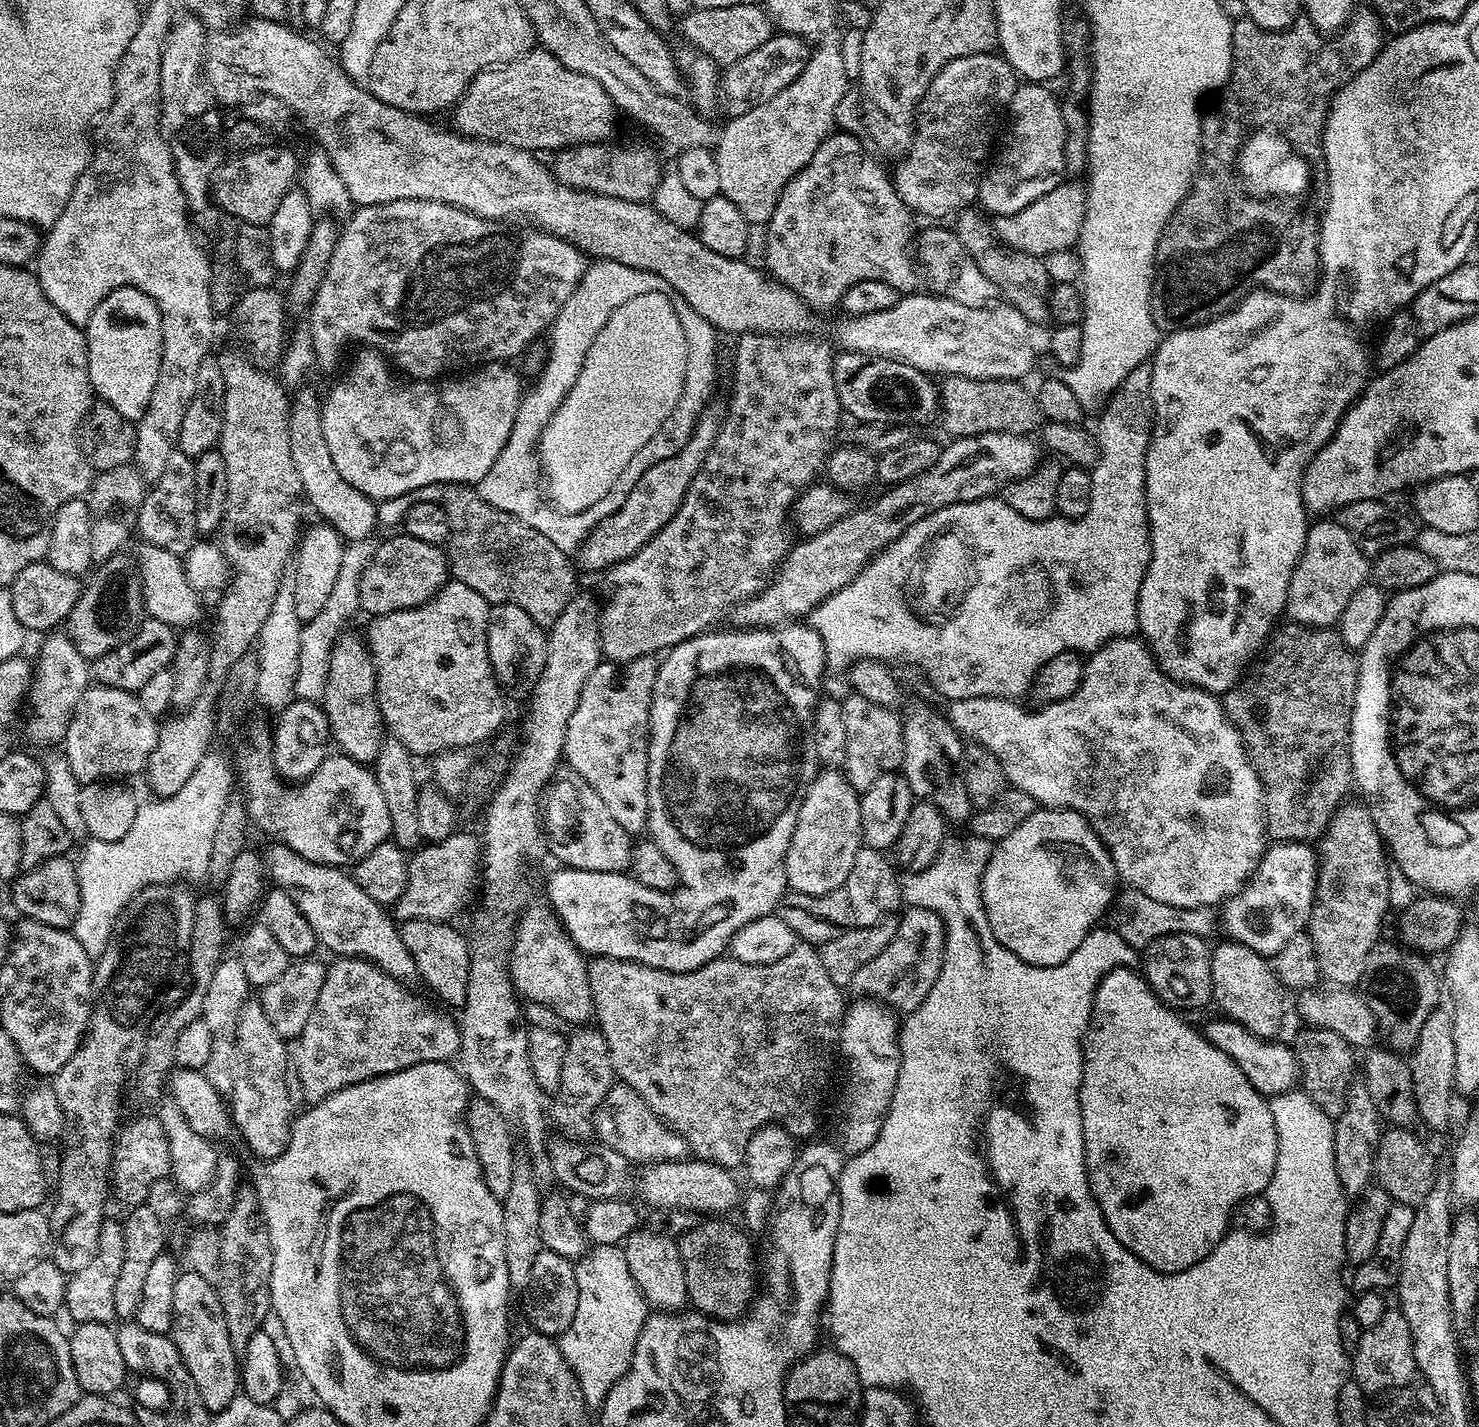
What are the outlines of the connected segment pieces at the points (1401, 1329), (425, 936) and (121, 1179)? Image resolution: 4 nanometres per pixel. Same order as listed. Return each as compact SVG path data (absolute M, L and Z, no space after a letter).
M1390 1310L1378 1326L1363 1329L1358 1350L1350 1360L1350 1372L1362 1390L1369 1394L1391 1394L1409 1387L1417 1379L1410 1326L1400 1310Z
M405 920L399 930L402 942L406 942L406 950L410 950L414 958L417 977L428 983L429 990L441 1000L441 1005L449 1004L444 1006L459 1010L466 1002L466 982L472 958L469 937L452 926L442 920Z
M140 1116L117 1131L112 1146L112 1170L110 1188L128 1208L147 1204L150 1186L156 1180L163 1180L170 1173L170 1146L162 1130L162 1122L155 1116Z

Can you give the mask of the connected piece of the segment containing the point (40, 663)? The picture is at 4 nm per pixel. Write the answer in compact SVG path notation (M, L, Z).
M56 630L43 637L40 657L35 657L32 684L26 697L27 707L32 707L32 717L24 724L24 732L32 744L56 746L63 741L70 726L70 718L78 706L78 698L90 686L90 661L78 654L78 646L63 631Z

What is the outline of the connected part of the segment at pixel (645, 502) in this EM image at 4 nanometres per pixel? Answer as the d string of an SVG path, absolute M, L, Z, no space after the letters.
M715 406L705 408L704 413L698 418L698 422L694 426L694 434L690 434L686 446L682 446L682 450L678 450L678 454L674 454L674 458L666 458L666 462L654 462L654 466L650 466L650 470L646 470L646 474L642 474L642 478L638 478L638 486L634 486L634 490L630 490L623 506L614 514L610 514L610 518L603 520L576 547L574 564L581 573L600 571L603 573L618 562L638 554L638 550L642 550L642 546L646 546L646 542L653 540L656 537L656 532L662 530L666 526L666 522L670 522L670 518L674 518L674 514L686 498L686 490L690 490L690 482L694 482L694 474L698 474L698 470L702 470L702 462L706 462L706 458L718 438L721 423L721 409L718 410Z

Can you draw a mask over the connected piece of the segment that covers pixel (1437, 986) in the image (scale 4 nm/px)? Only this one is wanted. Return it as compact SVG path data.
M1377 942L1370 950L1370 954L1366 958L1366 966L1364 973L1358 985L1358 991L1364 997L1366 1006L1370 1006L1370 1014L1374 1014L1376 1026L1379 1035L1384 1036L1383 1043L1387 1045L1391 1051L1401 1054L1411 1053L1418 1042L1418 1034L1422 1034L1422 1022L1426 1022L1426 1018L1430 1018L1430 1014L1441 1003L1440 992L1442 996L1442 980L1436 972L1427 964L1423 955L1417 954L1399 943L1384 944L1385 942Z

